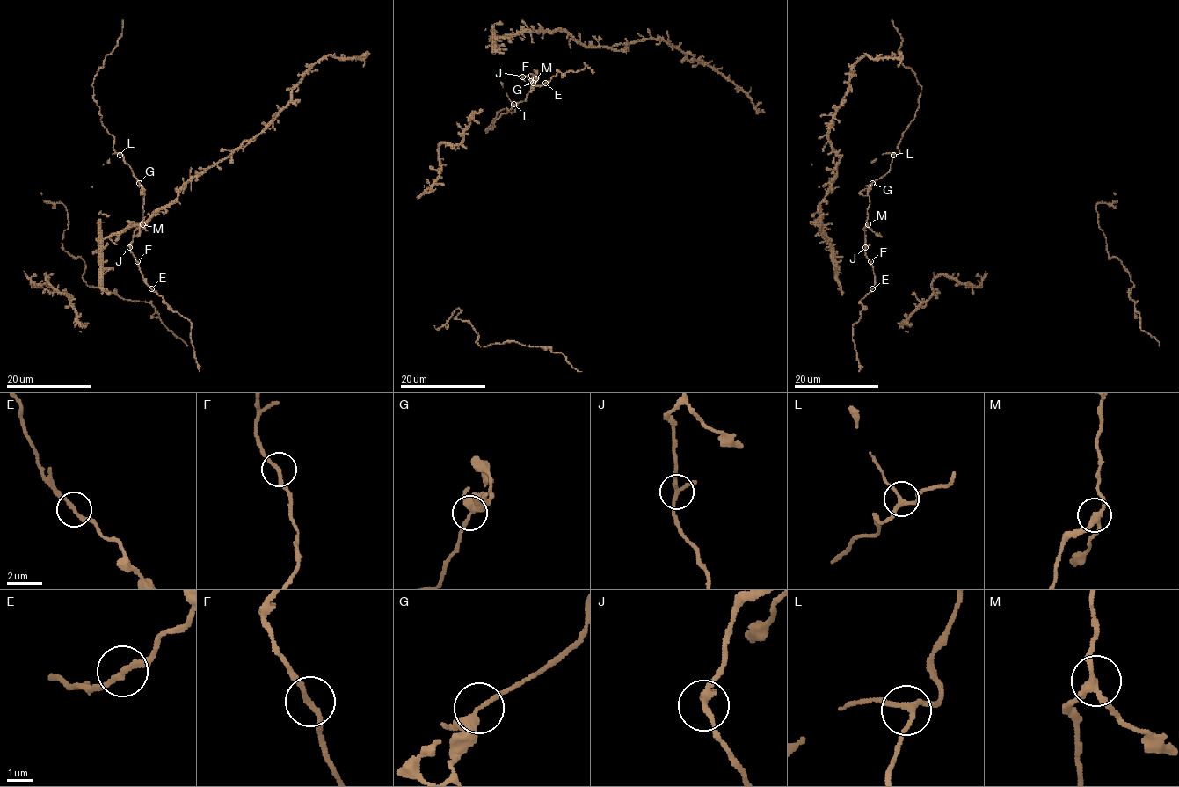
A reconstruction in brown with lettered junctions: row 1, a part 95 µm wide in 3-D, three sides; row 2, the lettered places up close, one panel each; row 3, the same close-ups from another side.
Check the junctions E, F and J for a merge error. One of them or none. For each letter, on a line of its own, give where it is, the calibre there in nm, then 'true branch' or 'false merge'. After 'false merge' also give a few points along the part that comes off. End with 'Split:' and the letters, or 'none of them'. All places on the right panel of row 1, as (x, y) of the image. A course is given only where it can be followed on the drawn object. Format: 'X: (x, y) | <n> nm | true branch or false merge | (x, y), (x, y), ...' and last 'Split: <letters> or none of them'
E: (872, 288) | 220 nm | true branch
F: (870, 261) | 200 nm | true branch
J: (865, 247) | 200 nm | true branch
Split: none of them

